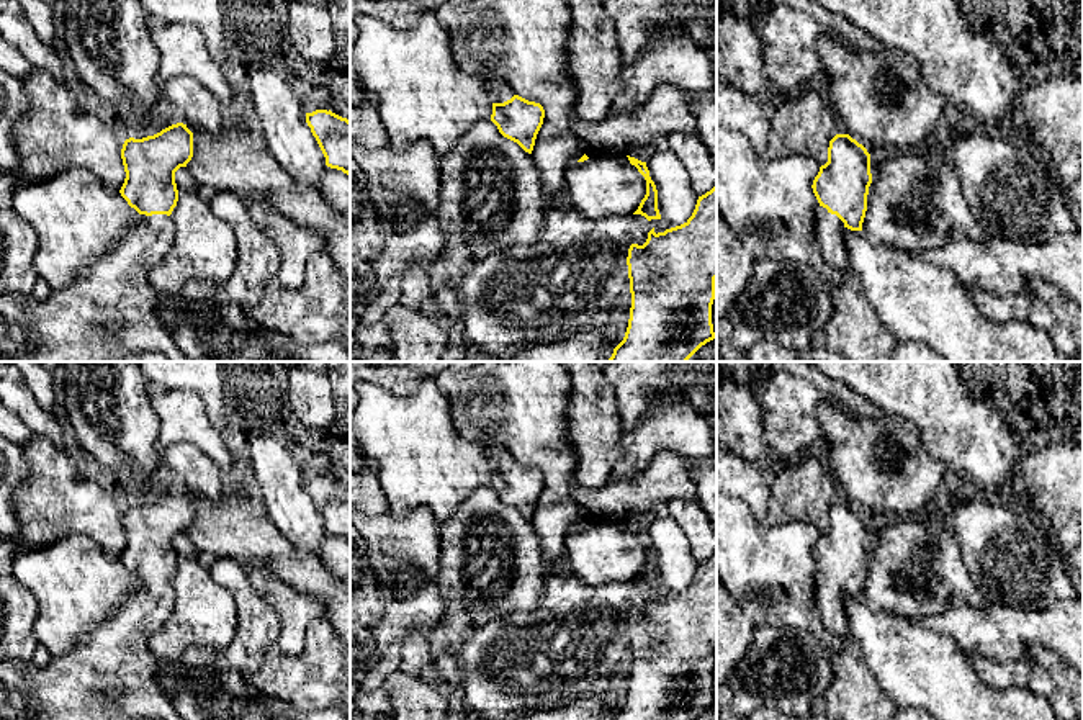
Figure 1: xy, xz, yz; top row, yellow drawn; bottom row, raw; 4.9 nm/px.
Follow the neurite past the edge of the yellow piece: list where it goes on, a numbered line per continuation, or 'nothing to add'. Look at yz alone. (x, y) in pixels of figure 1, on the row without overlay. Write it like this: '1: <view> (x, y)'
1: yz (854, 694)

